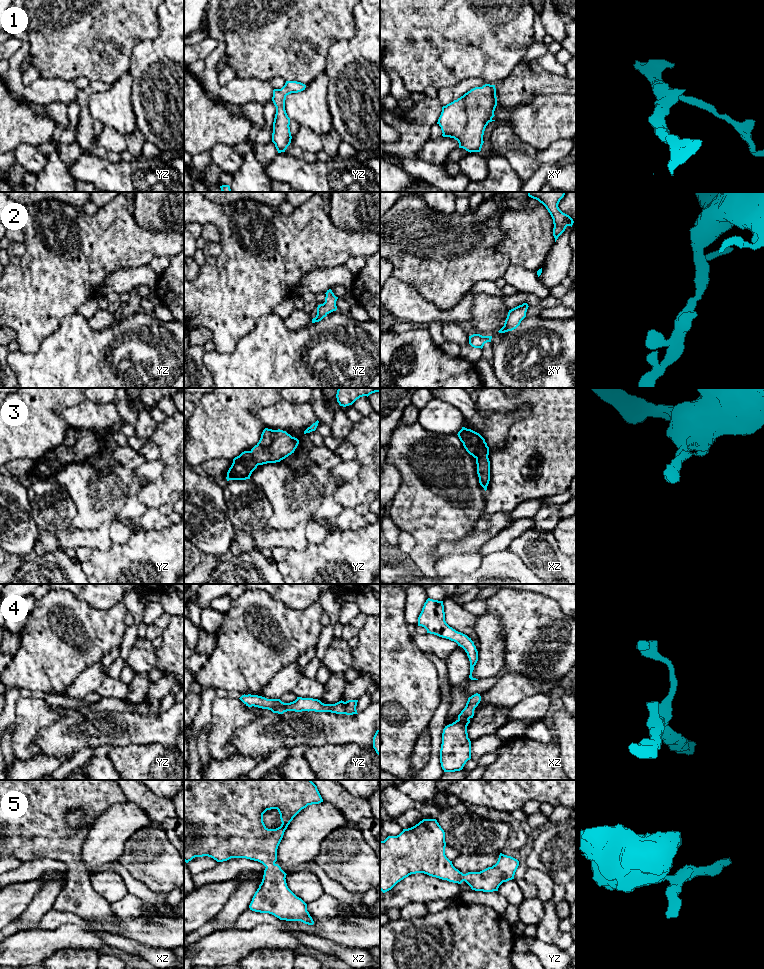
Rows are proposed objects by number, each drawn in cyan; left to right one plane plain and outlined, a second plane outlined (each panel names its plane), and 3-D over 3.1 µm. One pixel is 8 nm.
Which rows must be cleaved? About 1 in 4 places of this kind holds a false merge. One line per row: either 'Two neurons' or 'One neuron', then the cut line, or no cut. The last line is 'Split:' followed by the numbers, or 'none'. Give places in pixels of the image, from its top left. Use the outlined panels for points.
1: One neuron. No split
2: One neuron. No split
3: One neuron. No split
4: One neuron. No split
5: One neuron. No split
Split: none

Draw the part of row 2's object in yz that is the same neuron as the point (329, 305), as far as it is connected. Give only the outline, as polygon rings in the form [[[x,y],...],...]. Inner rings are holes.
[[[331,289],[327,290],[325,294],[325,302],[323,304],[318,305],[317,315],[315,318],[312,319],[312,323],[321,321],[329,313],[337,310],[336,301],[338,297],[334,295]]]

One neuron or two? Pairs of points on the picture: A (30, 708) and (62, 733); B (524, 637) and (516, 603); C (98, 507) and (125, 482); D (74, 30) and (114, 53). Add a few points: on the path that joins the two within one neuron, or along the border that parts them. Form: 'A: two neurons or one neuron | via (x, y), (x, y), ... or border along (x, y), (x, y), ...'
A: two neurons | border along (64, 717), (44, 727), (34, 739)
B: one neuron | via (524, 629), (524, 616), (519, 611)
C: one neuron | via (105, 500), (118, 487)
D: one neuron | via (84, 30), (88, 30), (104, 46)

